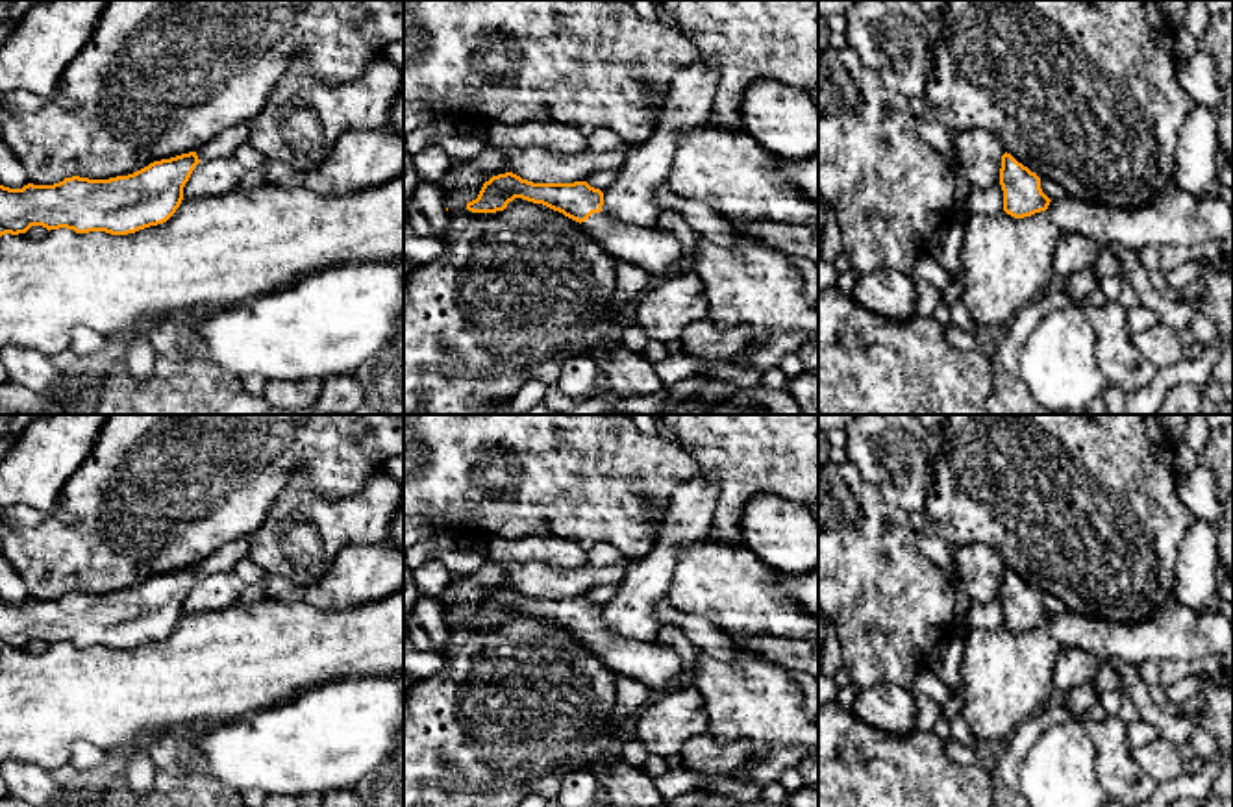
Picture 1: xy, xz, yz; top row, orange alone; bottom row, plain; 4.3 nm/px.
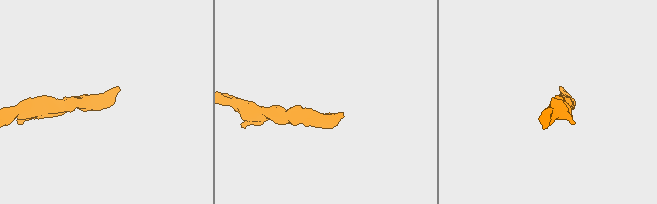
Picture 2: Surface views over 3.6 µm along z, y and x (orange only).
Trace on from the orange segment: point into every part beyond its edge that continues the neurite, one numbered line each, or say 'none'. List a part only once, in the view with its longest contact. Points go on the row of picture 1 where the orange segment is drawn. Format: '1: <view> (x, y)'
1: yz (1050, 189)

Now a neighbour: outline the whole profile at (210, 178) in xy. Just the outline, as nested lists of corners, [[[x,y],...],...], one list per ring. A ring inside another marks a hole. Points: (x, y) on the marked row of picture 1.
[[[235,159],[200,161],[183,187],[183,198],[211,198],[235,191],[246,168]]]

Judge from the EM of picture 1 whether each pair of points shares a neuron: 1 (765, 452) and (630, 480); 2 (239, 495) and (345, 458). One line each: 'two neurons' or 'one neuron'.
1: two neurons
2: one neuron

